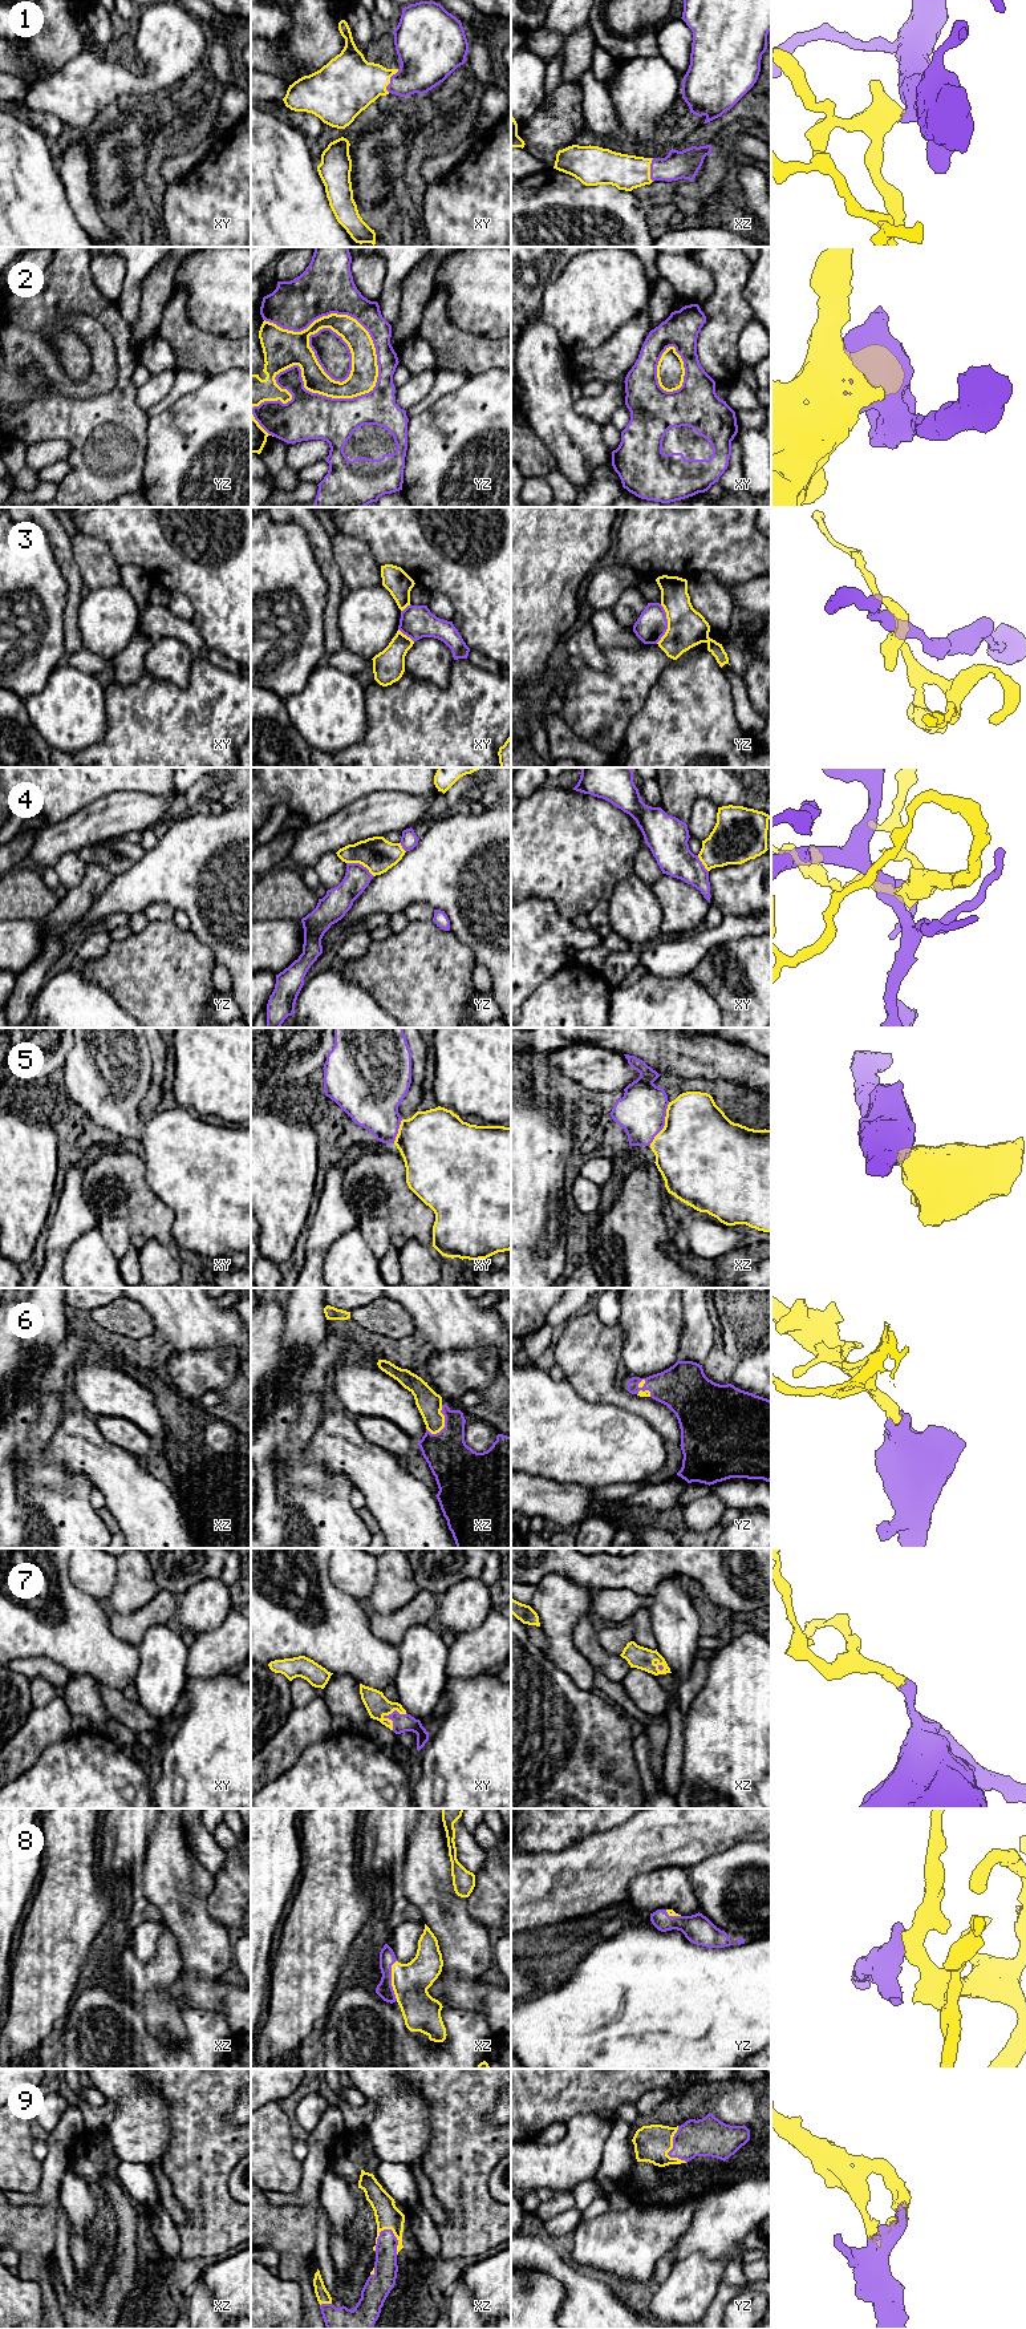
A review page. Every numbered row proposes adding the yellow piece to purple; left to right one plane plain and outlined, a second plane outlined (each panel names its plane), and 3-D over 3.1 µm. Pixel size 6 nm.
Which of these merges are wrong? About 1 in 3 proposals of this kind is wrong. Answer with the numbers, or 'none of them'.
2, 3, 4

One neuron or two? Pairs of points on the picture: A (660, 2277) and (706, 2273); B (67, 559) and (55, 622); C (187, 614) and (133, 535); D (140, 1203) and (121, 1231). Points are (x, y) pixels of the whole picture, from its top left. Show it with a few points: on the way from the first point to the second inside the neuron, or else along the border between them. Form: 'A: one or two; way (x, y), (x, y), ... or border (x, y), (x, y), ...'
A: two; border (673, 2265), (660, 2285)
B: two; border (51, 547), (67, 584), (65, 607)
C: two; border (170, 591), (181, 591), (189, 599), (191, 618)
D: two; border (100, 1218), (120, 1218), (126, 1224), (133, 1246)

